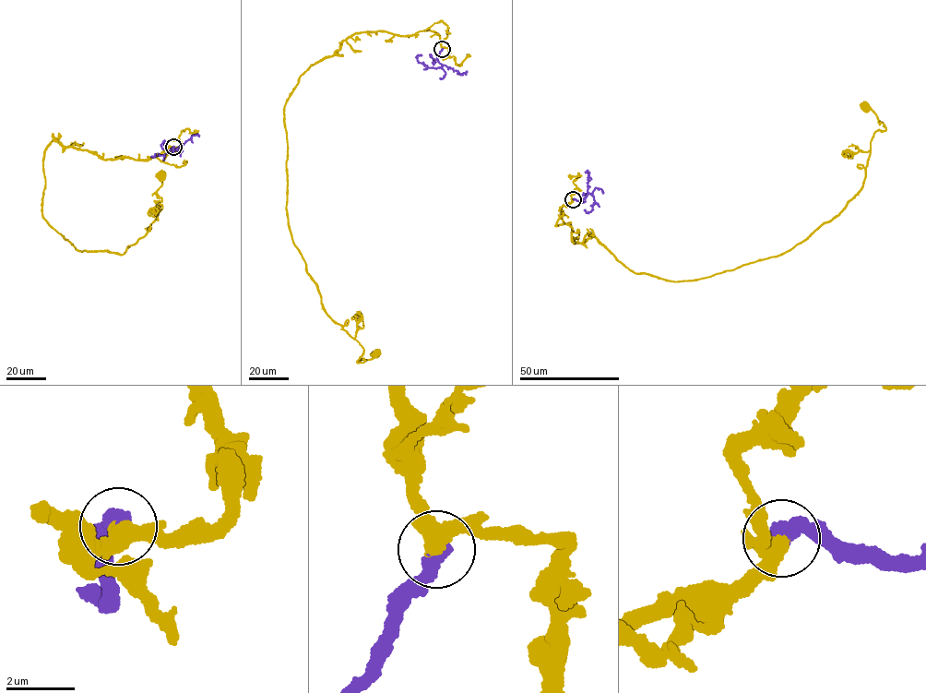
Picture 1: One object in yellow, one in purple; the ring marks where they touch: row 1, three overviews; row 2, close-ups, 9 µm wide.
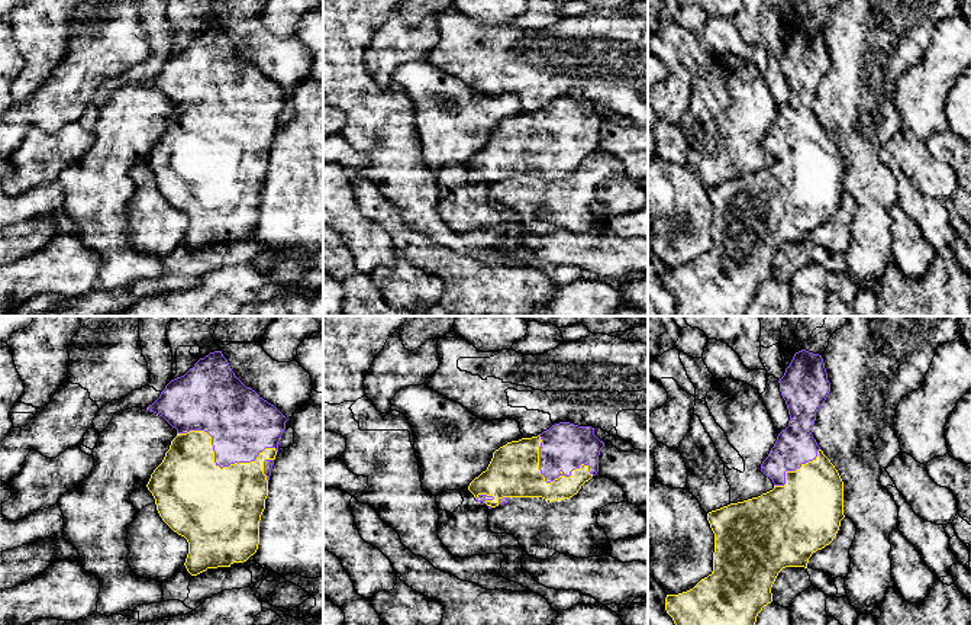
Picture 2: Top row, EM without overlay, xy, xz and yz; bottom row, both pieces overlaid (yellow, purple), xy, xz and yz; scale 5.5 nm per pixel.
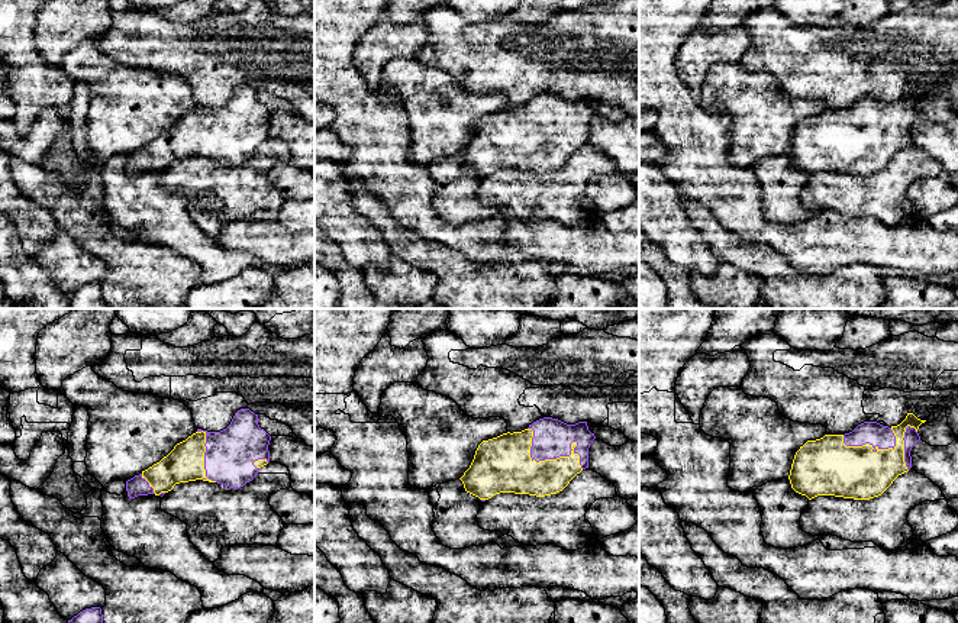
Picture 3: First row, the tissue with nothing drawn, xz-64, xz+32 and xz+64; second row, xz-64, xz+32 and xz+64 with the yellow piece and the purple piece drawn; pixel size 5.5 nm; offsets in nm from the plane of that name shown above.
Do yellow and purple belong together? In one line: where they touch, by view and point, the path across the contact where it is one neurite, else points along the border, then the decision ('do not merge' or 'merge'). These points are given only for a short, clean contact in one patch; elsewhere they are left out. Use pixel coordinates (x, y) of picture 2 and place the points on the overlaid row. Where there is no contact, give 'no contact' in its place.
contact xy (218, 466); merge

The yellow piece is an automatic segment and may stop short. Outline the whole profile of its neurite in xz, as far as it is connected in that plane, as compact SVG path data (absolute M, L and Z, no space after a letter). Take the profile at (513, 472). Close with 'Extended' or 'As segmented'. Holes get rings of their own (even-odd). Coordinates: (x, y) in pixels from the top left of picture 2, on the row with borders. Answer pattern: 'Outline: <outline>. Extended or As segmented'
Outline: M559 422L538 436L496 450L487 470L468 490L488 509L510 497L570 499L597 474L603 447L594 428Z. Extended

